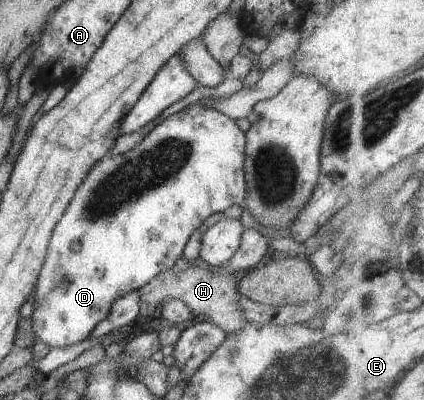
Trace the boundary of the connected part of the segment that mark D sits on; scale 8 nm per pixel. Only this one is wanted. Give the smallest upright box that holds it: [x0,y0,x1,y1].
[31,98,247,349]

